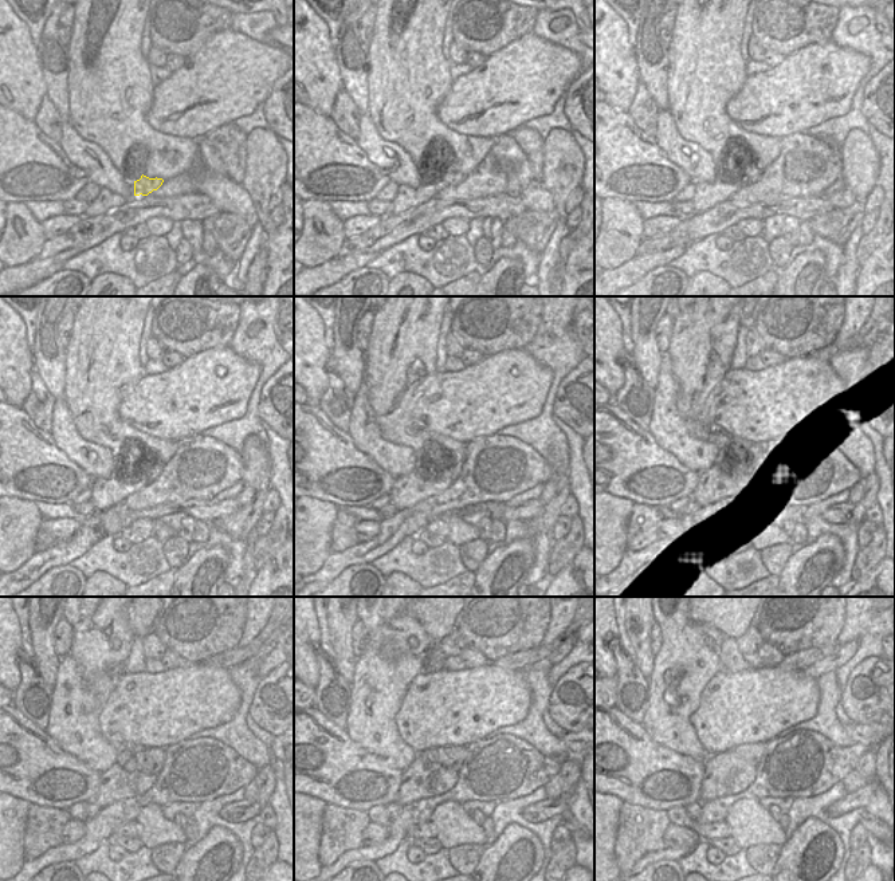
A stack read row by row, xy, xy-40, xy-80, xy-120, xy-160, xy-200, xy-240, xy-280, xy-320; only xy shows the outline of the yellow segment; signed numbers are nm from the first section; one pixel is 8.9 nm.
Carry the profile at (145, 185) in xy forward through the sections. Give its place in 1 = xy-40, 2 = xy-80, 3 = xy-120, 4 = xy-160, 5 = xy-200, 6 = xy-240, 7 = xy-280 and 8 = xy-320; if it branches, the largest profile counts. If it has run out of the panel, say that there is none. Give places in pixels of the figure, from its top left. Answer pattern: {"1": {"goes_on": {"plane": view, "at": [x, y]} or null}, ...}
{"1": {"goes_on": {"plane": "xy-40", "at": [451, 177]}}, "2": {"goes_on": {"plane": "xy-80", "at": [752, 174]}}, "3": {"goes_on": {"plane": "xy-120", "at": [153, 468]}}, "4": {"goes_on": {"plane": "xy-160", "at": [454, 467]}}, "5": {"goes_on": {"plane": "xy-200", "at": [754, 460]}}, "6": {"goes_on": {"plane": "xy-240", "at": [148, 759]}}, "7": {"goes_on": {"plane": "xy-280", "at": [451, 756]}}, "8": {"goes_on": {"plane": "xy-320", "at": [752, 752]}}}

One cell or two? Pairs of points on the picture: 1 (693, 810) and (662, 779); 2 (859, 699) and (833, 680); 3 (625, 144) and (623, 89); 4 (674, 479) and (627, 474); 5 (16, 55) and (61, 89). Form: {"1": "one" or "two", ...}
{"1": "two", "2": "two", "3": "two", "4": "one", "5": "two"}

